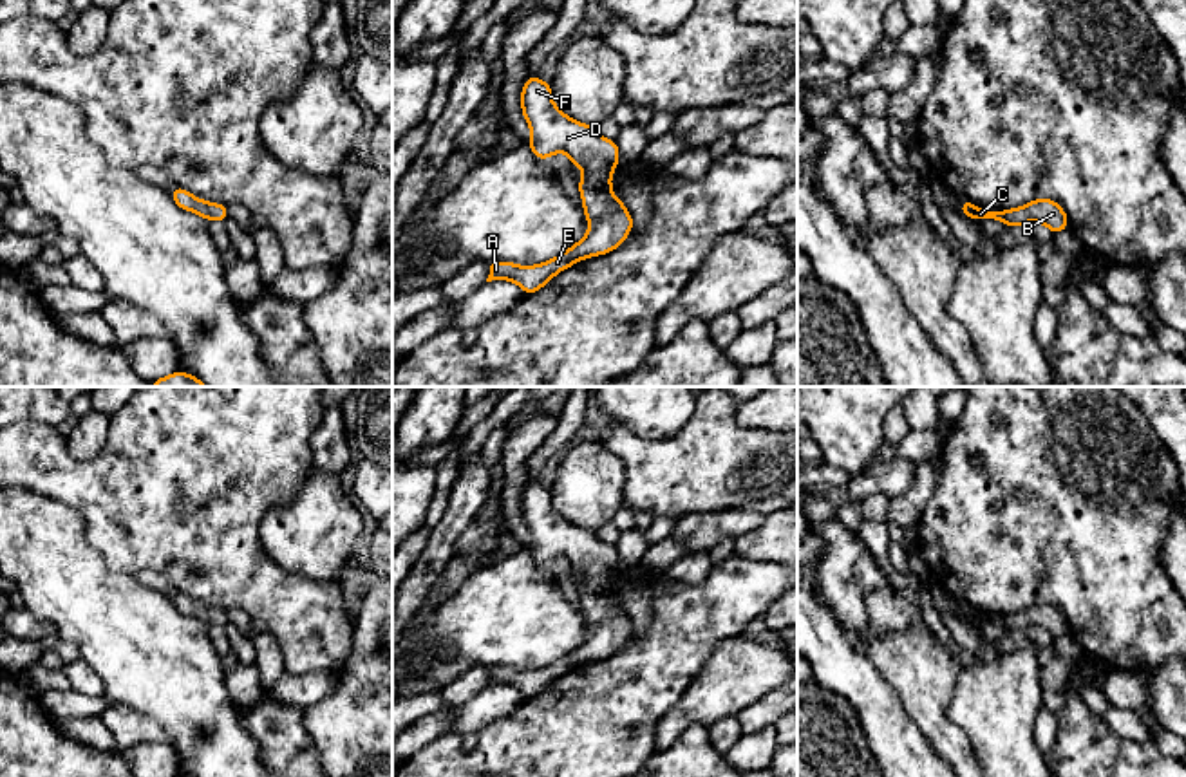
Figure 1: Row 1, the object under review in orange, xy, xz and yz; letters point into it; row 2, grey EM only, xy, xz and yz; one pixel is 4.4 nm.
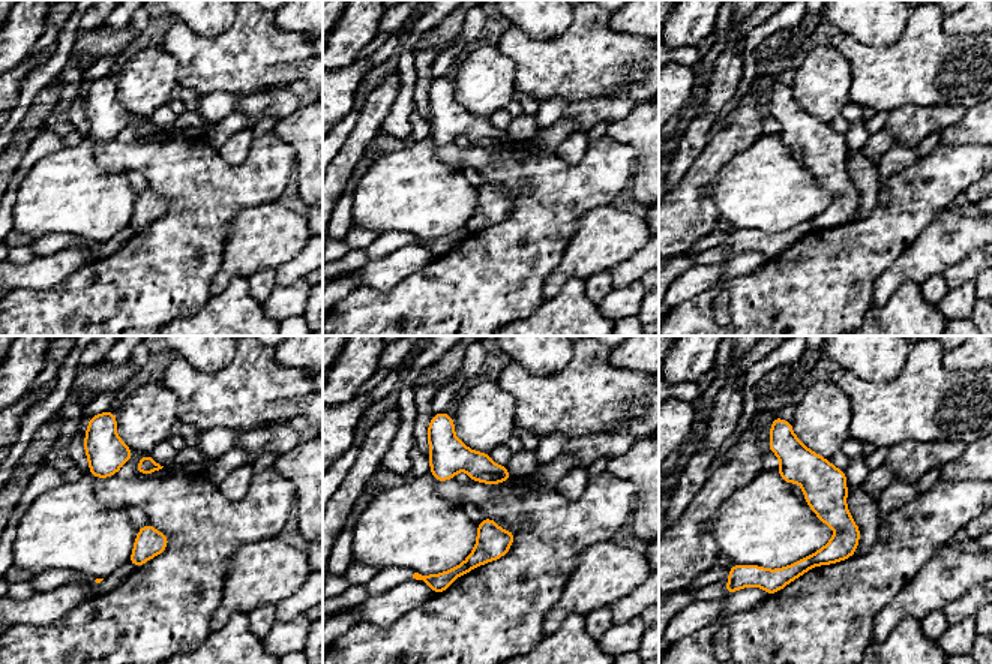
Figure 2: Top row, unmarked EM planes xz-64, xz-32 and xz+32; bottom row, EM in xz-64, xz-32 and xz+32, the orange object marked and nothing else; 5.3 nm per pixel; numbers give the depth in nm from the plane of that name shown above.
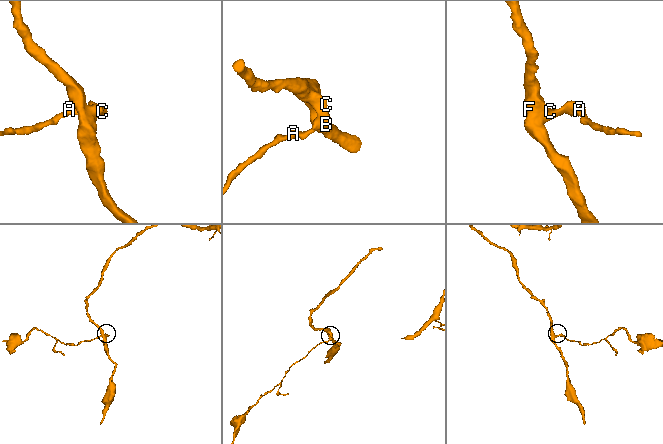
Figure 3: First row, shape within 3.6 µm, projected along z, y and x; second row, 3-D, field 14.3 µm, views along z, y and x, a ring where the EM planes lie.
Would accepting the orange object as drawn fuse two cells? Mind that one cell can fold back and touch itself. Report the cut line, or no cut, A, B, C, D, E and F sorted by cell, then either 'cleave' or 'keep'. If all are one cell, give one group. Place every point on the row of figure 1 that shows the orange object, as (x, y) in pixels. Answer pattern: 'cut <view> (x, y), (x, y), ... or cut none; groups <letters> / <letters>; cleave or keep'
cut none; groups A B C D E F; keep

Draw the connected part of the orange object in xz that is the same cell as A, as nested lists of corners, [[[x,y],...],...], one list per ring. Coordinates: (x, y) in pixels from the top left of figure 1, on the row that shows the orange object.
[[[530,76],[521,92],[522,116],[532,128],[526,145],[537,159],[550,159],[557,152],[569,157],[584,177],[577,183],[582,208],[589,224],[588,233],[569,249],[537,266],[513,262],[488,262],[492,280],[515,282],[526,295],[544,287],[557,273],[575,262],[617,249],[633,229],[633,217],[624,201],[611,188],[613,170],[618,166],[618,145],[602,137],[595,126],[568,117],[551,99],[551,85]]]

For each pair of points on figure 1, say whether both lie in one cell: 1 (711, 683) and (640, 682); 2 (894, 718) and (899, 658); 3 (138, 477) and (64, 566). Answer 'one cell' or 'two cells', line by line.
1: two cells
2: two cells
3: two cells

